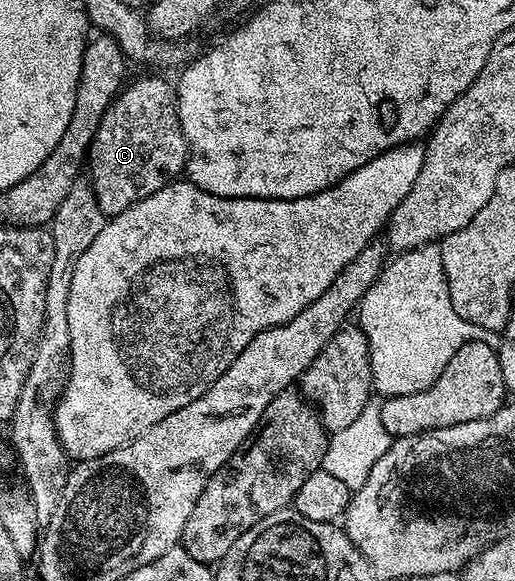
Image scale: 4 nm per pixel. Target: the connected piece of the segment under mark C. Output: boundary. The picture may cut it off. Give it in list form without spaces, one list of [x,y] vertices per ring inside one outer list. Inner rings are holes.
[[[154,75],[132,83],[123,86],[118,92],[118,98],[104,113],[96,129],[96,137],[90,142],[88,182],[96,193],[100,209],[108,217],[124,213],[124,209],[136,205],[136,201],[144,201],[144,197],[164,189],[166,183],[177,180],[183,174],[186,166],[188,152],[178,116],[178,92],[175,84],[171,80],[169,83],[166,79],[157,79]]]

